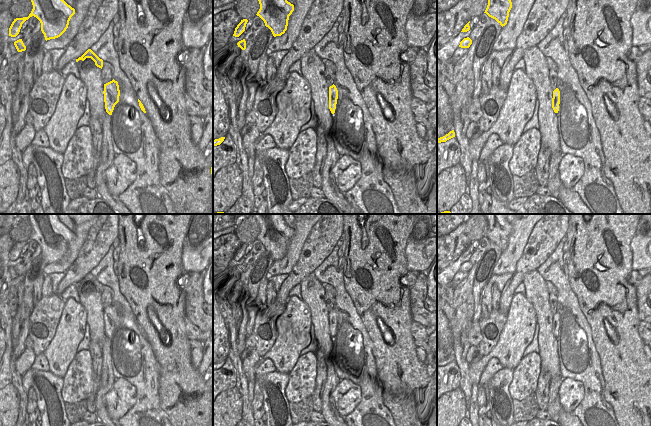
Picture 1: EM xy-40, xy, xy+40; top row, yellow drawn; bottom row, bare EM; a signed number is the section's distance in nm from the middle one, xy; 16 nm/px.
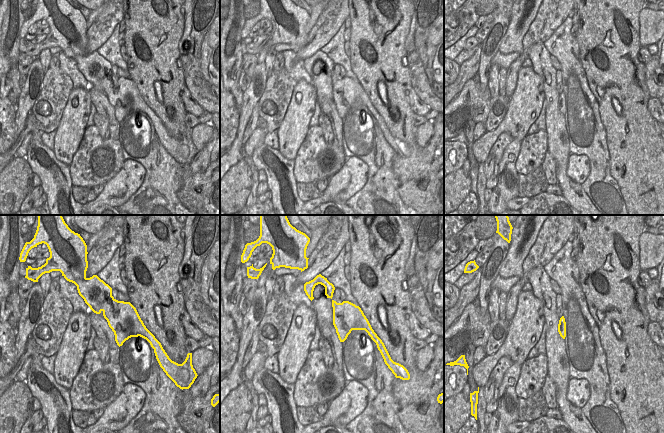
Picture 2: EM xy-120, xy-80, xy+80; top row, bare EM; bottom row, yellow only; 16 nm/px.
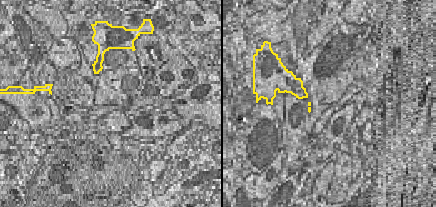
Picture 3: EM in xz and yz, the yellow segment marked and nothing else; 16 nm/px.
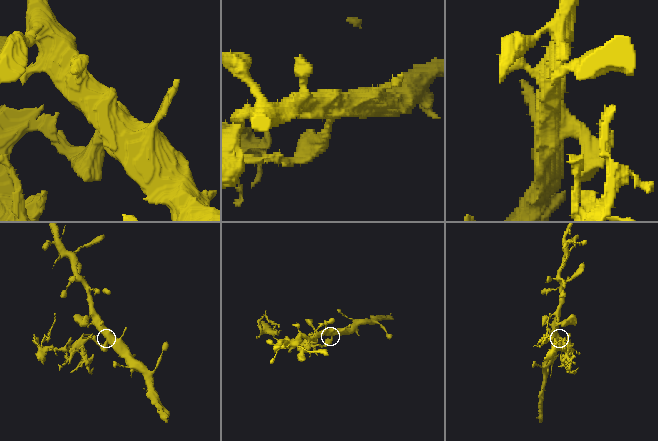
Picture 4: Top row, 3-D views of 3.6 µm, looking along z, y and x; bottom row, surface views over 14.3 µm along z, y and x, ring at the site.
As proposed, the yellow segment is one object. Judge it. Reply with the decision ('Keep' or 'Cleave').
Cleave.

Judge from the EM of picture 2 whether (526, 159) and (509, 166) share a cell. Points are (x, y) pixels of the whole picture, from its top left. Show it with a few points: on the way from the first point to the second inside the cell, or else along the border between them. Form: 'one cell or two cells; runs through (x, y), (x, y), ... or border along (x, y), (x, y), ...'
two cells; border along (520, 141), (520, 152), (515, 163), (517, 173)

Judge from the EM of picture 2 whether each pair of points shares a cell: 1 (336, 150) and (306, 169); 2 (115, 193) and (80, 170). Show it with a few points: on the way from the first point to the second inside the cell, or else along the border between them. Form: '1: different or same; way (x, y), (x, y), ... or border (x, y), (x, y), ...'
1: same; way (328, 147), (314, 161)
2: different; border (121, 169), (104, 185)

